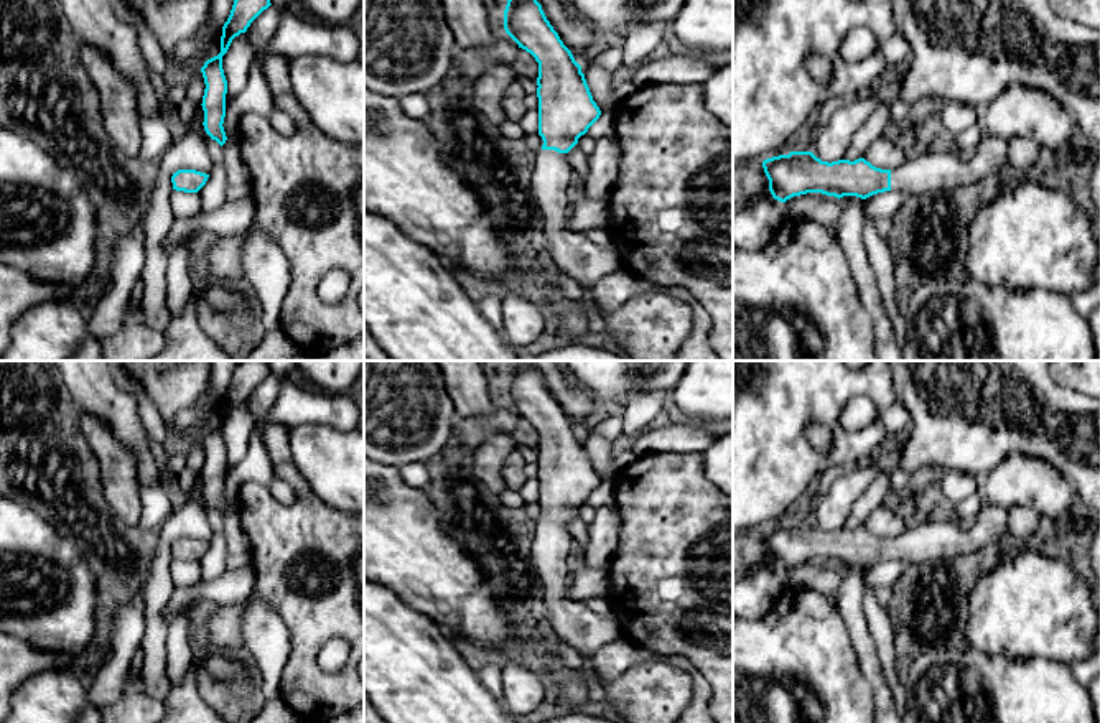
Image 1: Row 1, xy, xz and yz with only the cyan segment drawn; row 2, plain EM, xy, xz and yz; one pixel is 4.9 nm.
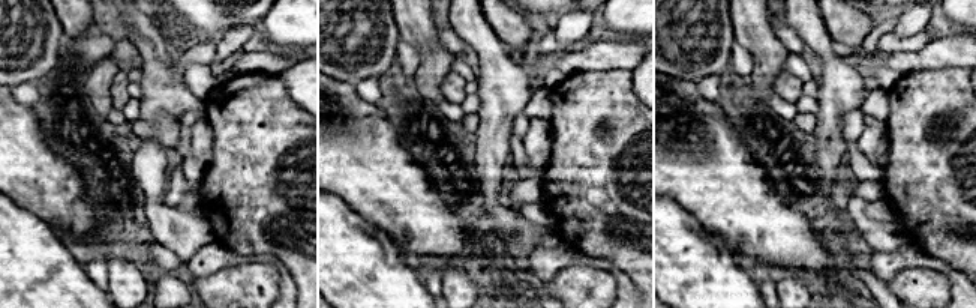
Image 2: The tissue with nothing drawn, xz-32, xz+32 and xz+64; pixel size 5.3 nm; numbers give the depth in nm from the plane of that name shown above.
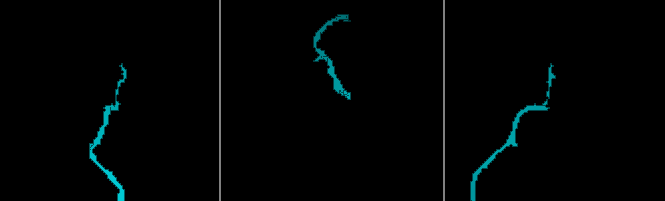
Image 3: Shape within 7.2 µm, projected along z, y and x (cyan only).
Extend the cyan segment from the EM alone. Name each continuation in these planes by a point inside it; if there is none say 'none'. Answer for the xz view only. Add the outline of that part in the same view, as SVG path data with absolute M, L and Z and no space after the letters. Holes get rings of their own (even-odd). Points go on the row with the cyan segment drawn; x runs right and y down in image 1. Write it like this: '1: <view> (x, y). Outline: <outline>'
1: xz (575, 254). Outline: M540 150L535 153L532 189L545 221L548 264L590 293L603 277L619 270L622 262L618 249L603 249L586 232L568 229L571 171L566 153Z

